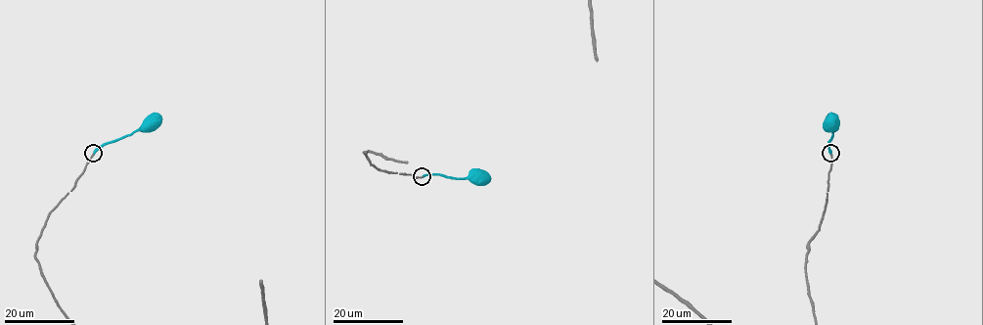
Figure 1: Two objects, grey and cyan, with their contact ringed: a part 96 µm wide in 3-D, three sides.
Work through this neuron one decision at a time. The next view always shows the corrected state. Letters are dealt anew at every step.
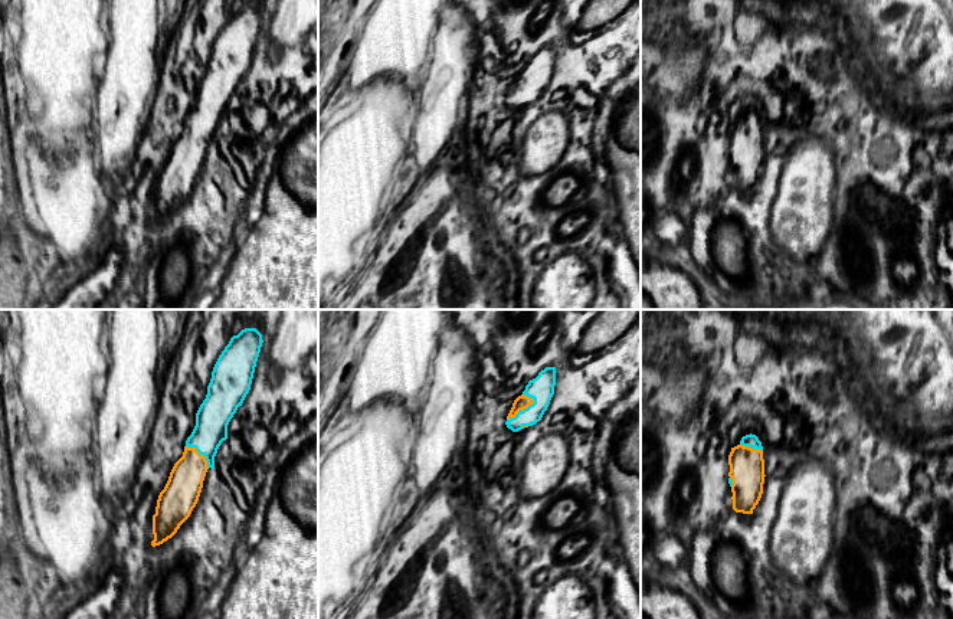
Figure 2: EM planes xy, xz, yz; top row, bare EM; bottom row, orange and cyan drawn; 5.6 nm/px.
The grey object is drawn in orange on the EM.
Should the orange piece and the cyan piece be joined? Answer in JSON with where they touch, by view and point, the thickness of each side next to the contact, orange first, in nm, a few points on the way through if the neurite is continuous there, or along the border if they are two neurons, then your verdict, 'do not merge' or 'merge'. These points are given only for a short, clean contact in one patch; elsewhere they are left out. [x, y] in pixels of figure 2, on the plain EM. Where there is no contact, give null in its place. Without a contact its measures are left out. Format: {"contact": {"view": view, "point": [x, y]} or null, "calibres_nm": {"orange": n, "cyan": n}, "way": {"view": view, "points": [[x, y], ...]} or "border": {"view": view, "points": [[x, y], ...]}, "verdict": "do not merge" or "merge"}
{"contact": {"view": "xz", "point": [521, 87]}, "calibres_nm": {"orange": 80, "cyan": 140}, "way": {"view": "xz", "points": [[521, 79], [521, 87], [542, 66]]}, "verdict": "merge"}

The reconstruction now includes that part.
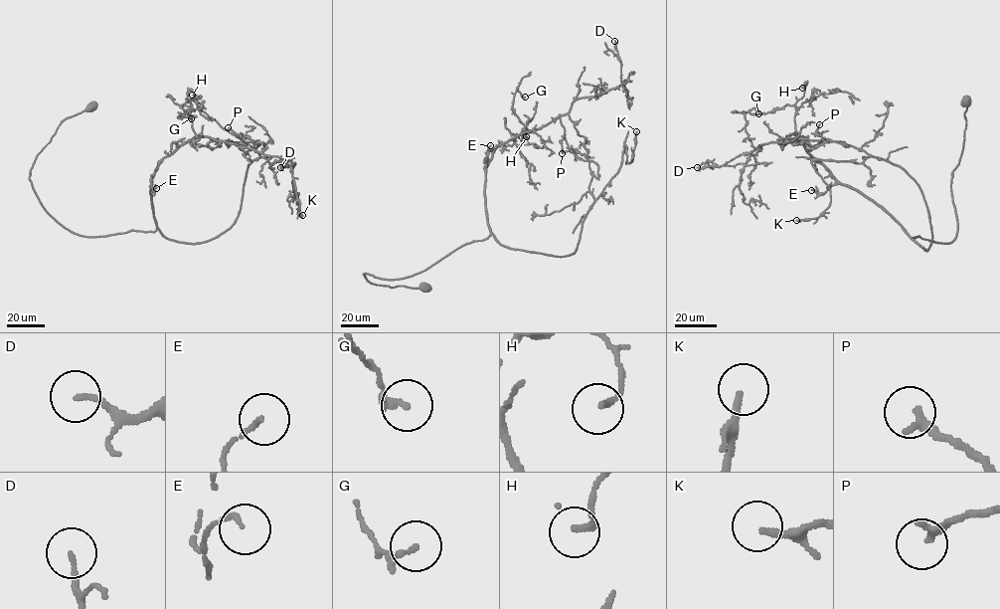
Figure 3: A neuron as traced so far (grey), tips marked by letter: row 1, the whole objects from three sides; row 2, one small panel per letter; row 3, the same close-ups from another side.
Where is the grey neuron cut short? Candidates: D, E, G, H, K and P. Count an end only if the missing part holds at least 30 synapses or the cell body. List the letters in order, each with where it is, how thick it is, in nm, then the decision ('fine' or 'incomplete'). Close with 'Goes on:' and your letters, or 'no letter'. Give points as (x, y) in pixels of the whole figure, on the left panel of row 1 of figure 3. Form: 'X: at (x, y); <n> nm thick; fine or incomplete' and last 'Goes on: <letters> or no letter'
D: at (280, 167); 140 nm thick; fine
E: at (156, 188); 110 nm thick; fine
G: at (191, 118); 180 nm thick; fine
H: at (192, 95); 190 nm thick; fine
K: at (302, 215); 180 nm thick; fine
P: at (228, 127); 260 nm thick; fine
Goes on: no letter

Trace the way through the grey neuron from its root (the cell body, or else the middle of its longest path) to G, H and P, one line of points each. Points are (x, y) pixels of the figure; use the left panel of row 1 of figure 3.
G: (90, 106), (29, 176), (85, 237), (156, 229), (151, 178), (195, 135), (192, 110), (178, 116), (191, 118)
H: (90, 106), (66, 117), (38, 154), (32, 188), (80, 235), (153, 232), (151, 178), (195, 135), (192, 95)
P: (90, 106), (29, 176), (85, 237), (225, 232), (259, 156), (228, 127)

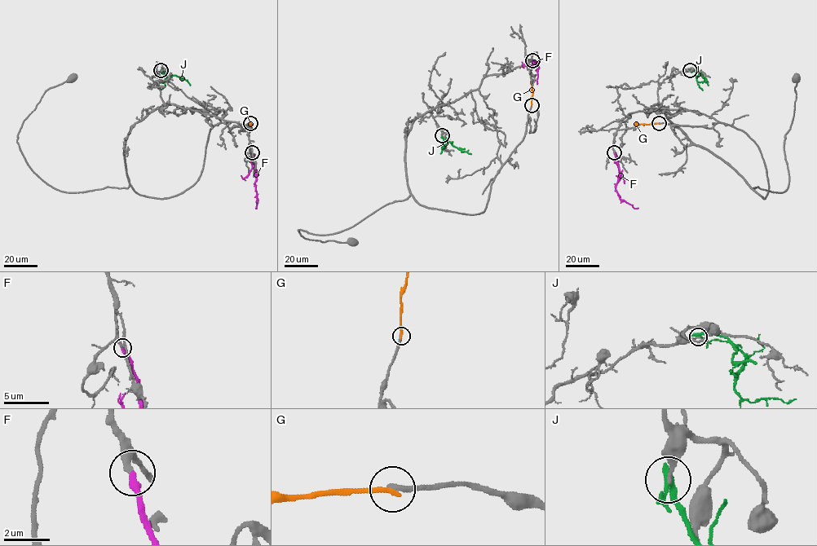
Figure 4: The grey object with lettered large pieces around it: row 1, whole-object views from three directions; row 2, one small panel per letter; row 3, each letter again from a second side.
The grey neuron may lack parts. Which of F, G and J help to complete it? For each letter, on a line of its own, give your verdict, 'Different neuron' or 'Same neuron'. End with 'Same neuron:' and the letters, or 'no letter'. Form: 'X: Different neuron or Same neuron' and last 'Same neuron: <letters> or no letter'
F: Same neuron
G: Different neuron
J: Different neuron
Same neuron: F

